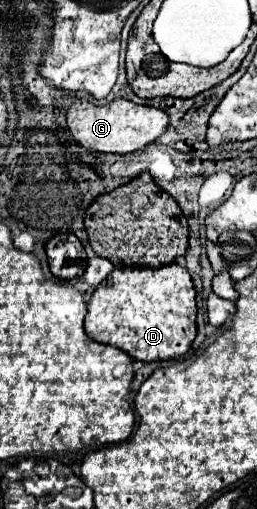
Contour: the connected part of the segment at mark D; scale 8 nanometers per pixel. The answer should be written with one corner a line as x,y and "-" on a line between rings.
176,262
160,268
118,268
108,280
100,282
88,302
88,314
84,320
86,334
100,344
116,346
130,354
138,362
180,358
188,352
196,336
196,290
186,268

